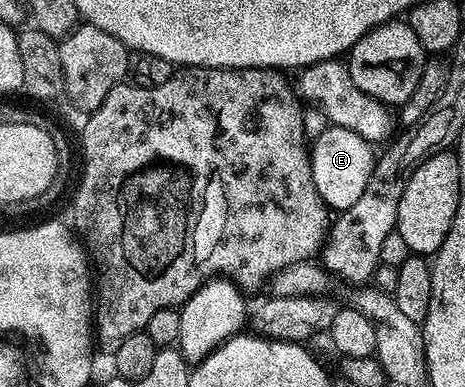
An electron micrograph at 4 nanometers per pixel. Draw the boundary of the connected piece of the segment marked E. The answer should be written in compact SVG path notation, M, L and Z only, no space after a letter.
M328 125L312 141L309 152L312 181L327 208L341 213L356 205L360 193L364 193L364 185L368 185L368 177L376 162L376 151L371 143L352 129Z

